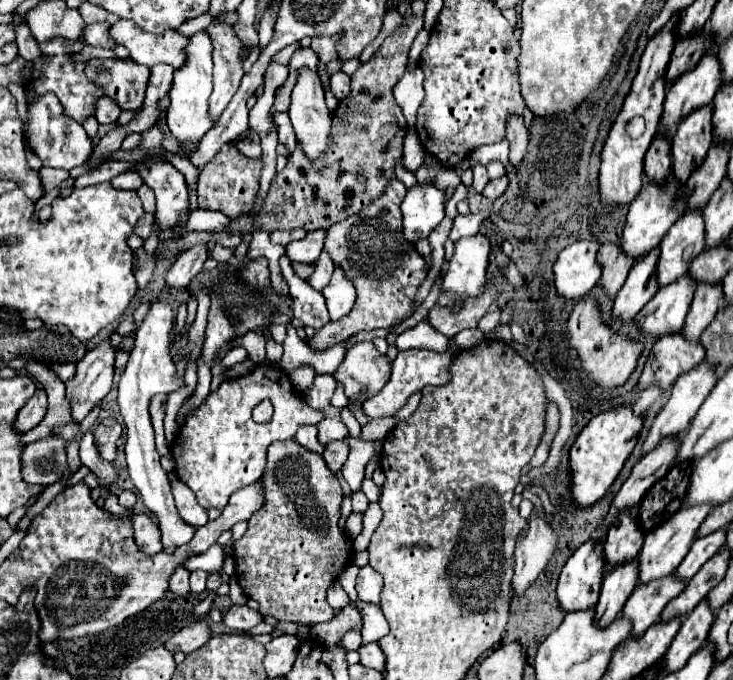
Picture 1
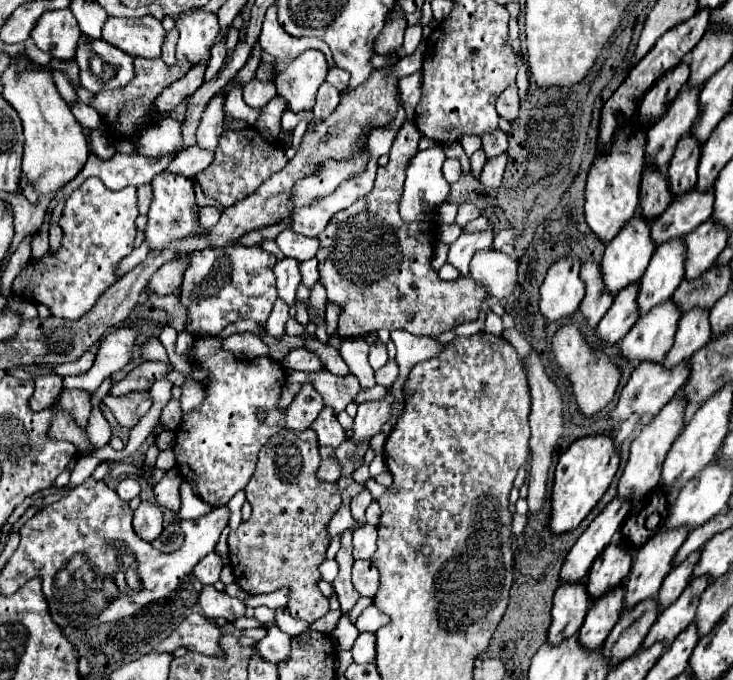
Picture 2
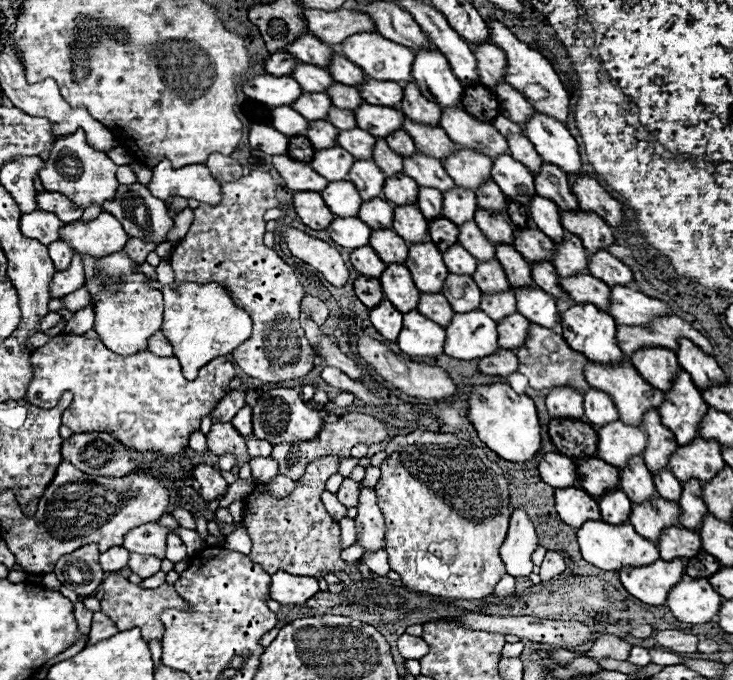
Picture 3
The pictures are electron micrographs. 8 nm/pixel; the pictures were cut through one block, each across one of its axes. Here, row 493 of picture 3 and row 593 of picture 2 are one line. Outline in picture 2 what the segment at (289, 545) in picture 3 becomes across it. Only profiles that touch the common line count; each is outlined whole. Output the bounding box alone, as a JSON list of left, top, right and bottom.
[228,428,342,624]

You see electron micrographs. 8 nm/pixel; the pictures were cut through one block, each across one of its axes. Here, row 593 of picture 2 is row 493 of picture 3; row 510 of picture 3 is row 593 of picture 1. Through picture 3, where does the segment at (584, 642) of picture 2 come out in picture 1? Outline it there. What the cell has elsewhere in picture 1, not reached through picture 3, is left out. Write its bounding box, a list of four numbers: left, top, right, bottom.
[596,558,638,626]

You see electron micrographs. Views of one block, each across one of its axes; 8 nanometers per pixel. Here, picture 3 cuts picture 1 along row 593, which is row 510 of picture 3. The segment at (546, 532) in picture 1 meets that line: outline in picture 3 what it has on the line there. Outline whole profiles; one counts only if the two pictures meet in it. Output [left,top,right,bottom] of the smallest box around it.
[500,510,538,578]

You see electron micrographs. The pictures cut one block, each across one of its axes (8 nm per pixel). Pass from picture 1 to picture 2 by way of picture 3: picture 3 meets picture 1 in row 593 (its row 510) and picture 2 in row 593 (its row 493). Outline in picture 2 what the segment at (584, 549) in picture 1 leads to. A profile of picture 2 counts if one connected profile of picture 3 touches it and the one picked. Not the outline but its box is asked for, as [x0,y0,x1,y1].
[546,582,590,646]

